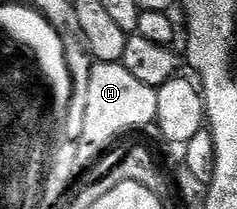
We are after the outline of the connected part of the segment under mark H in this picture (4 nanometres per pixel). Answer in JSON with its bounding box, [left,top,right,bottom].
[76,62,158,168]

